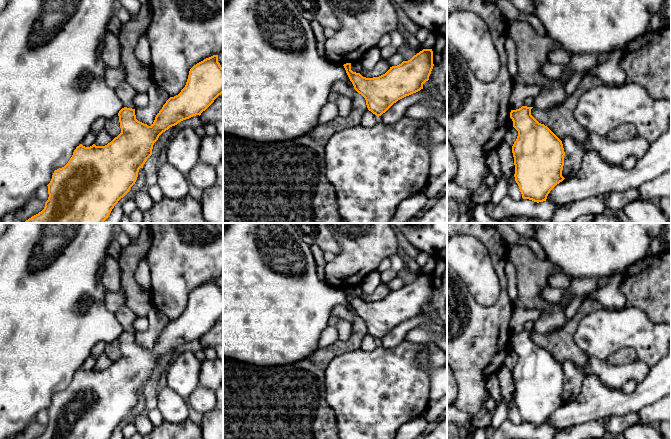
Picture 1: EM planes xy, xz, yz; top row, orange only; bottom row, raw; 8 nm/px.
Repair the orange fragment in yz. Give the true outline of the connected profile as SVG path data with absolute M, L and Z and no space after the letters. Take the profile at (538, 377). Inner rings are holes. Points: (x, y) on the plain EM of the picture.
M522 330L510 336L513 351L518 355L512 377L515 389L514 401L522 422L539 427L546 425L550 415L565 403L562 400L565 376L562 365L547 350L539 347L531 339L532 332Z

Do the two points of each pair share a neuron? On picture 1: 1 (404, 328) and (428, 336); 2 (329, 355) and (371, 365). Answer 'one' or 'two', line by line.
1: two
2: two

